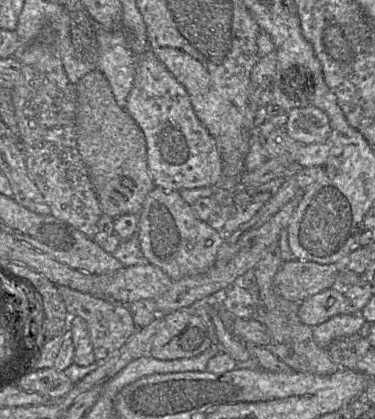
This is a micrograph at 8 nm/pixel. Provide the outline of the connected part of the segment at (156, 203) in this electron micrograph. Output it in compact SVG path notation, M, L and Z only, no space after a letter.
M155 186L147 195L138 215L138 240L144 261L159 267L173 282L205 273L212 268L224 236L217 225L200 220L179 191Z

